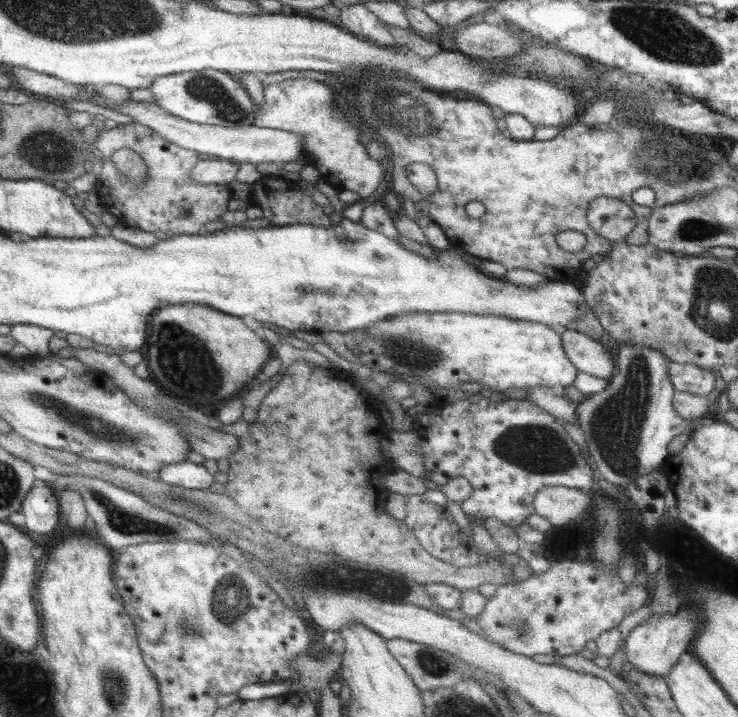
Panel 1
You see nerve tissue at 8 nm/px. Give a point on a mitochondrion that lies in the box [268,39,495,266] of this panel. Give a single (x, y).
(399, 109)

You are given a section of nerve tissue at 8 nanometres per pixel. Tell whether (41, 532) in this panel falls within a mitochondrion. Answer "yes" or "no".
no

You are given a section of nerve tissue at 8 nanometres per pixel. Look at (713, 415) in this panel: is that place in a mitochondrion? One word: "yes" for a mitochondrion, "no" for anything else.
no

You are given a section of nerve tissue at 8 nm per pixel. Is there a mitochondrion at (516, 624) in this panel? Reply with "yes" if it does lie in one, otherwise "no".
yes

